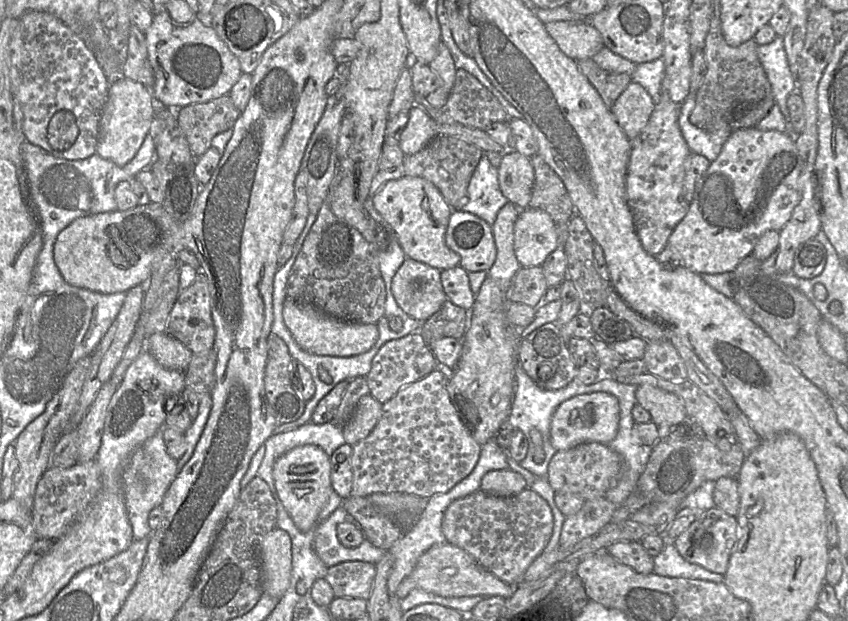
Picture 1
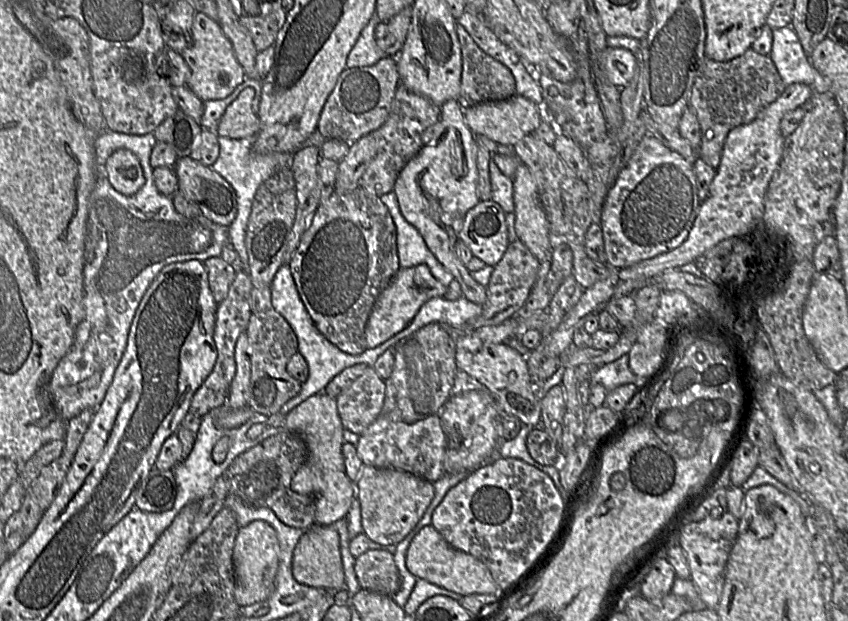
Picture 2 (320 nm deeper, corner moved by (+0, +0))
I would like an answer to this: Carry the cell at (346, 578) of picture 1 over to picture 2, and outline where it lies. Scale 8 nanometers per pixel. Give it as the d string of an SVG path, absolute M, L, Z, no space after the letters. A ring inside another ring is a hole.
M369 549L355 558L353 568L361 590L392 597L400 589L398 569L387 551Z

